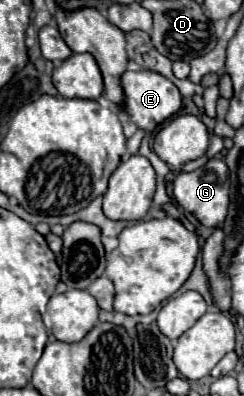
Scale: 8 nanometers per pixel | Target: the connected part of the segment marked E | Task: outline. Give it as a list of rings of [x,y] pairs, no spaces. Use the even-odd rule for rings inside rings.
[[[143,69],[143,71],[125,71],[121,77],[121,85],[125,91],[125,111],[131,121],[145,131],[153,131],[163,121],[173,117],[181,107],[181,93],[179,89],[161,73]]]

